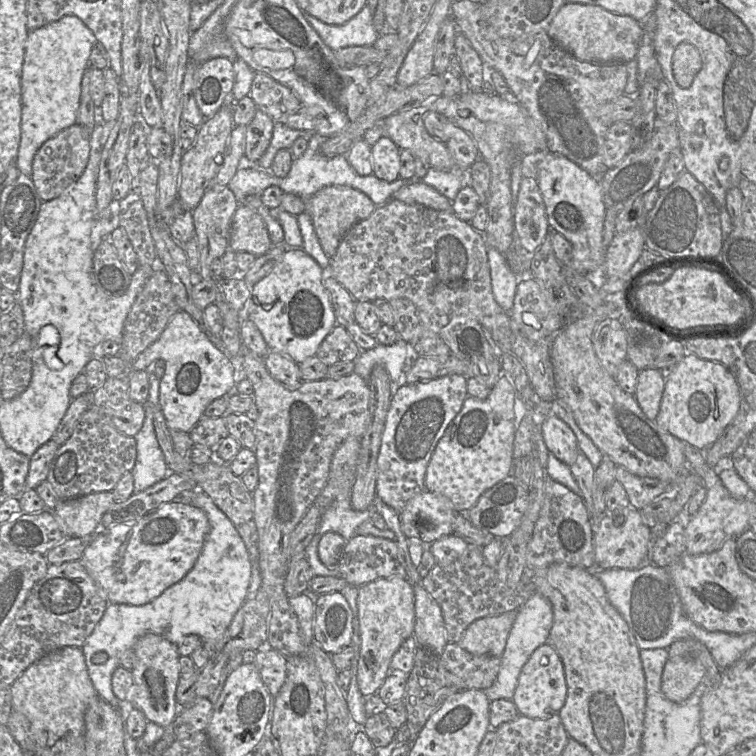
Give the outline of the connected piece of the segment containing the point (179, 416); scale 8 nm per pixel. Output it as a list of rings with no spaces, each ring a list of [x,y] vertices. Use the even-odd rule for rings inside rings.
[[[179,310],[171,318],[160,337],[129,367],[136,371],[150,369],[150,365],[156,360],[165,362],[165,373],[160,380],[159,403],[170,431],[189,432],[203,417],[205,409],[212,401],[228,394],[232,388],[236,388],[231,357],[226,350],[217,347],[208,334],[185,311]]]

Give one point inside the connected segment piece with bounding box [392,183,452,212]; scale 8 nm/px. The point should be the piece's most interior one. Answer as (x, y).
(418, 193)

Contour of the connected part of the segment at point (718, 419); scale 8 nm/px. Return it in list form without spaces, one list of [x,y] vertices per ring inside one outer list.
[[[686,353],[665,380],[660,410],[655,422],[660,429],[682,442],[688,442],[699,450],[706,450],[732,422],[738,413],[741,399],[738,382],[728,368],[718,362]]]

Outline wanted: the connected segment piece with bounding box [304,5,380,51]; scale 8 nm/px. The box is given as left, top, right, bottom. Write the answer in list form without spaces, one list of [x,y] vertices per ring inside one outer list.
[[[368,5],[342,25],[328,25],[307,12],[304,15],[323,42],[333,51],[350,46],[372,46],[380,36],[374,27]]]

